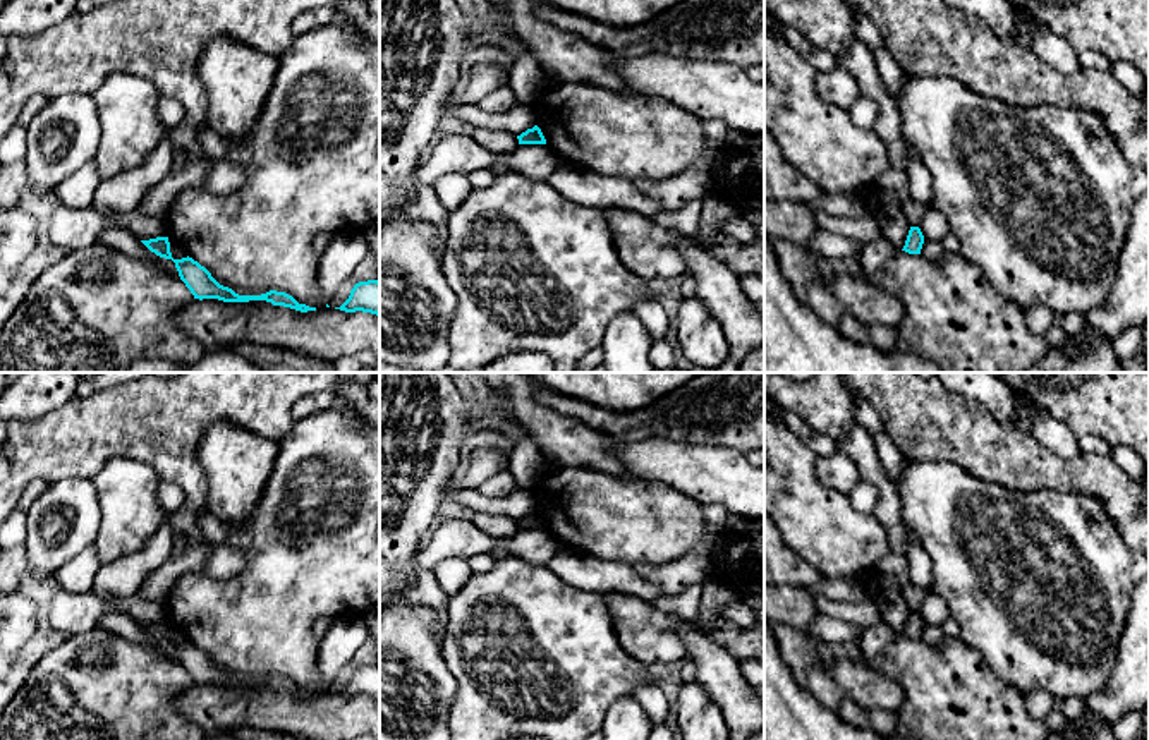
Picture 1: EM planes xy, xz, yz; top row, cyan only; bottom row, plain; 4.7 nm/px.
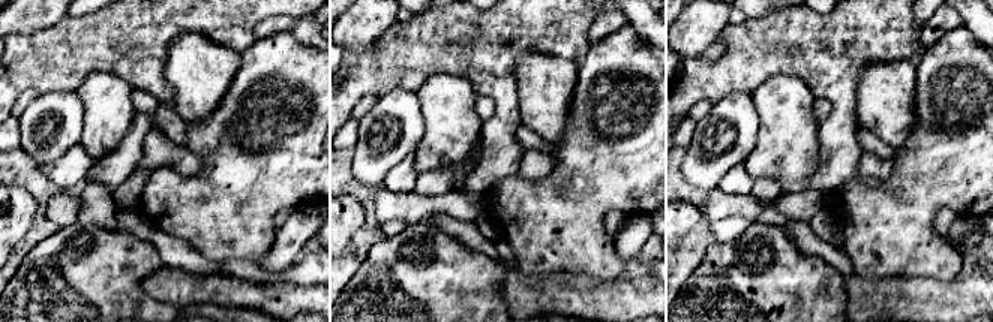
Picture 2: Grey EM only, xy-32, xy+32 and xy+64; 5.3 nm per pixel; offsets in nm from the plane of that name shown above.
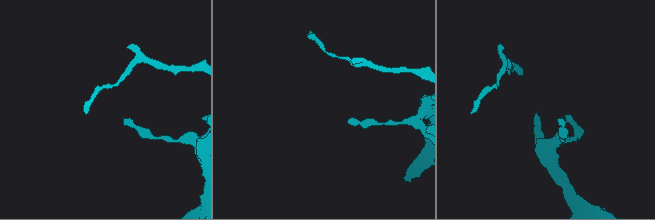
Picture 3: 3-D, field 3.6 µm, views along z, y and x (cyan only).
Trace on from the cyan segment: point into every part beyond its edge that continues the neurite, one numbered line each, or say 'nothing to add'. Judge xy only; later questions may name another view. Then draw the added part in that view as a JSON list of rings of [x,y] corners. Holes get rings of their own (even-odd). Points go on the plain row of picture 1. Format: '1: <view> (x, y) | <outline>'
nothing to add

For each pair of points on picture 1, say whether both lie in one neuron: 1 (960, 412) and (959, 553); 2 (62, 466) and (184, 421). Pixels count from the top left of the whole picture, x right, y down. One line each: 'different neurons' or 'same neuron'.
1: different neurons
2: same neuron

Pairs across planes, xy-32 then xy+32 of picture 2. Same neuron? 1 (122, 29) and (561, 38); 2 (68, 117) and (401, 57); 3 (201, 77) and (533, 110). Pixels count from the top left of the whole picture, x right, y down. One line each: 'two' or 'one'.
1: one
2: two
3: one

